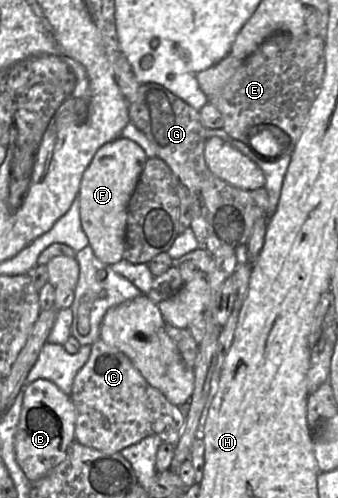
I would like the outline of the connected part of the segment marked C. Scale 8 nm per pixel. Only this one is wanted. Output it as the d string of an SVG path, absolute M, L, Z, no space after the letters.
M100 339L92 344L88 360L76 374L69 398L75 408L74 441L105 453L120 452L148 436L157 436L175 446L185 424L179 407L150 386L123 352Z

